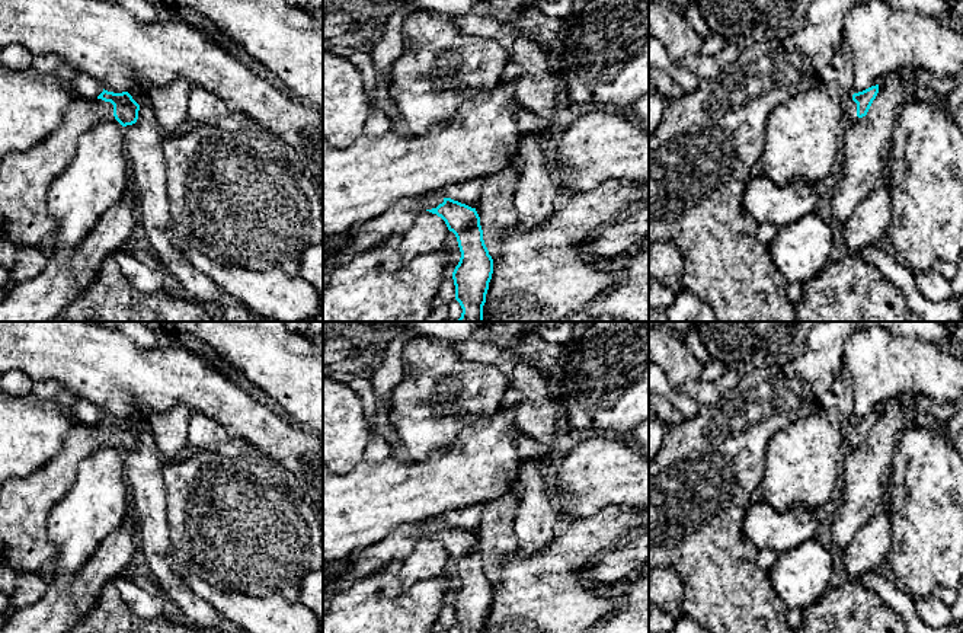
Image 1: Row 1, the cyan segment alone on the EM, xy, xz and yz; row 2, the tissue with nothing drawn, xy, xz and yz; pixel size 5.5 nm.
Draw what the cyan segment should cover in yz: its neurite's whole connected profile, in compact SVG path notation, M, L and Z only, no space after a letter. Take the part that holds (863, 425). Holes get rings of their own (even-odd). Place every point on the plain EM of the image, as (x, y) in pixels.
M879 410L871 412L863 418L854 419L852 426L845 432L847 450L851 450L858 444L866 442L877 419Z

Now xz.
M441 518L401 524L371 547L367 547L362 552L349 556L349 569L345 570L340 576L335 578L332 582L326 584L323 589L323 614L327 611L330 598L335 594L351 588L355 582L367 576L384 572L391 563L401 563L423 537L429 537L441 543L445 547L448 556L452 557L457 563L461 584L452 598L455 626L461 633L483 633L486 629L489 608L493 600L493 585L489 581L489 576L483 566L480 543L476 534L471 534L451 524L445 524Z

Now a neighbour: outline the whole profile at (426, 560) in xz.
M423 537L412 553L400 563L397 578L404 586L420 581L441 576L445 569L448 553L445 547L429 537Z

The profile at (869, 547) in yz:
M889 496L882 509L870 518L854 536L841 554L850 579L861 578L874 568L883 568L892 547L890 511L893 498Z

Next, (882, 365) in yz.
M874 326L851 333L844 343L844 368L854 389L854 399L850 403L854 419L879 410L902 394L915 394L925 403L963 399L963 358L938 343L899 336L887 329Z

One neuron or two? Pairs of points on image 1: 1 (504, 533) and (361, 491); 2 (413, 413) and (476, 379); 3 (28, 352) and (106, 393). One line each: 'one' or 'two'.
1: two
2: one
3: one

